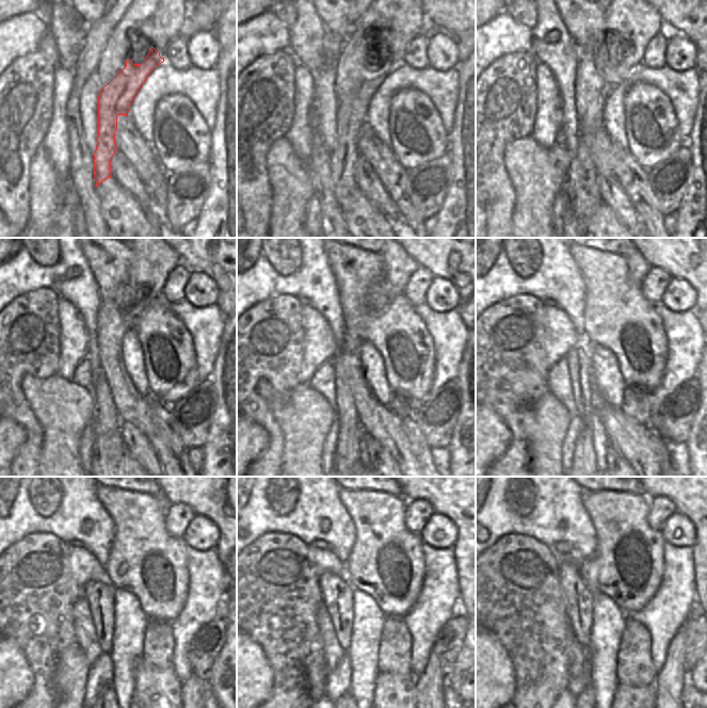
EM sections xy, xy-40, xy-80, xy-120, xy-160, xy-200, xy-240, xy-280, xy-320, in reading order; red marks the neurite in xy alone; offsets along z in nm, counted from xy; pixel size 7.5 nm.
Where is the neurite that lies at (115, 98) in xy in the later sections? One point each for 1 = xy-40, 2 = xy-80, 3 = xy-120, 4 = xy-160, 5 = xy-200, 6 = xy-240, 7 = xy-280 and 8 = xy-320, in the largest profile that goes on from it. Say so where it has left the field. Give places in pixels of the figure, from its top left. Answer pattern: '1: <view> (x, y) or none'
1: xy-40 (351, 113)
2: xy-80 (581, 186)
3: xy-120 (109, 447)
4: xy-160 (348, 451)
5: xy-200 (583, 454)
6: xy-240 (108, 693)
7: xy-280 (349, 693)
8: xy-320 (588, 693)

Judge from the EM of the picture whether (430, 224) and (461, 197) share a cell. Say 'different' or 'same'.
different

